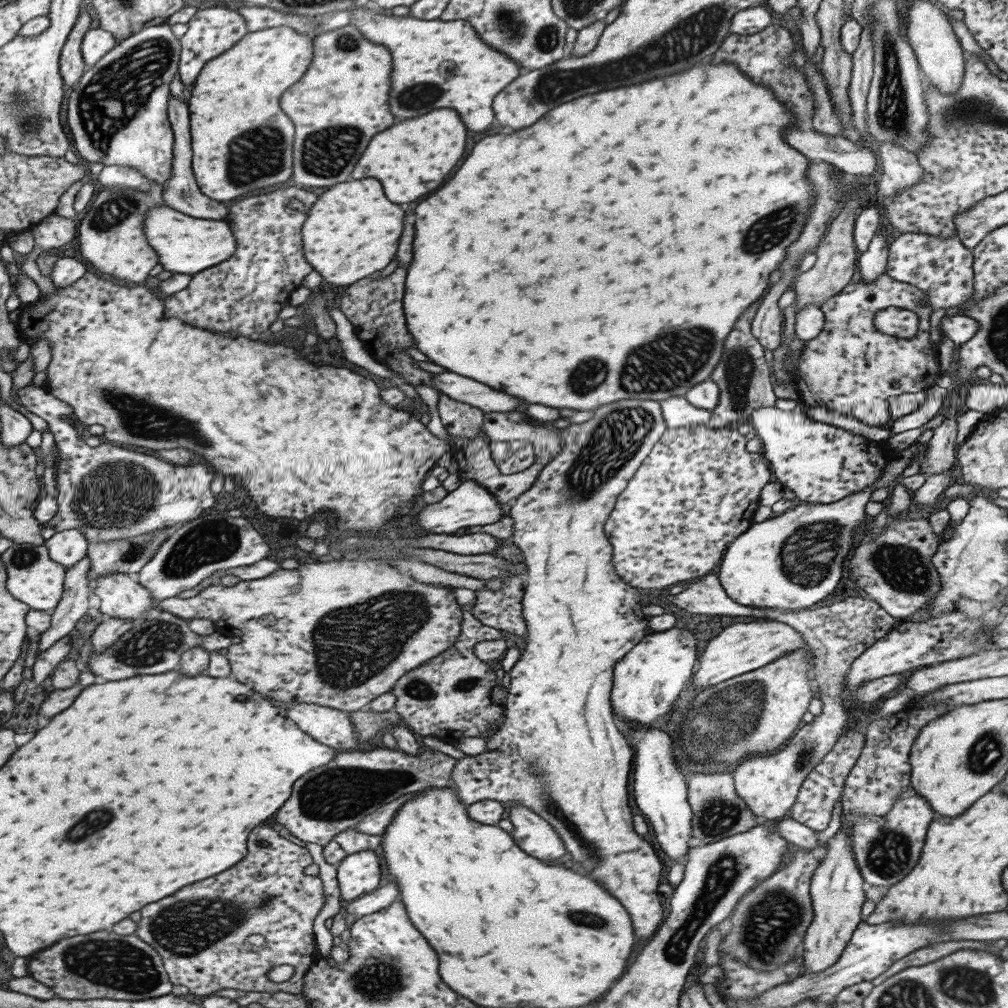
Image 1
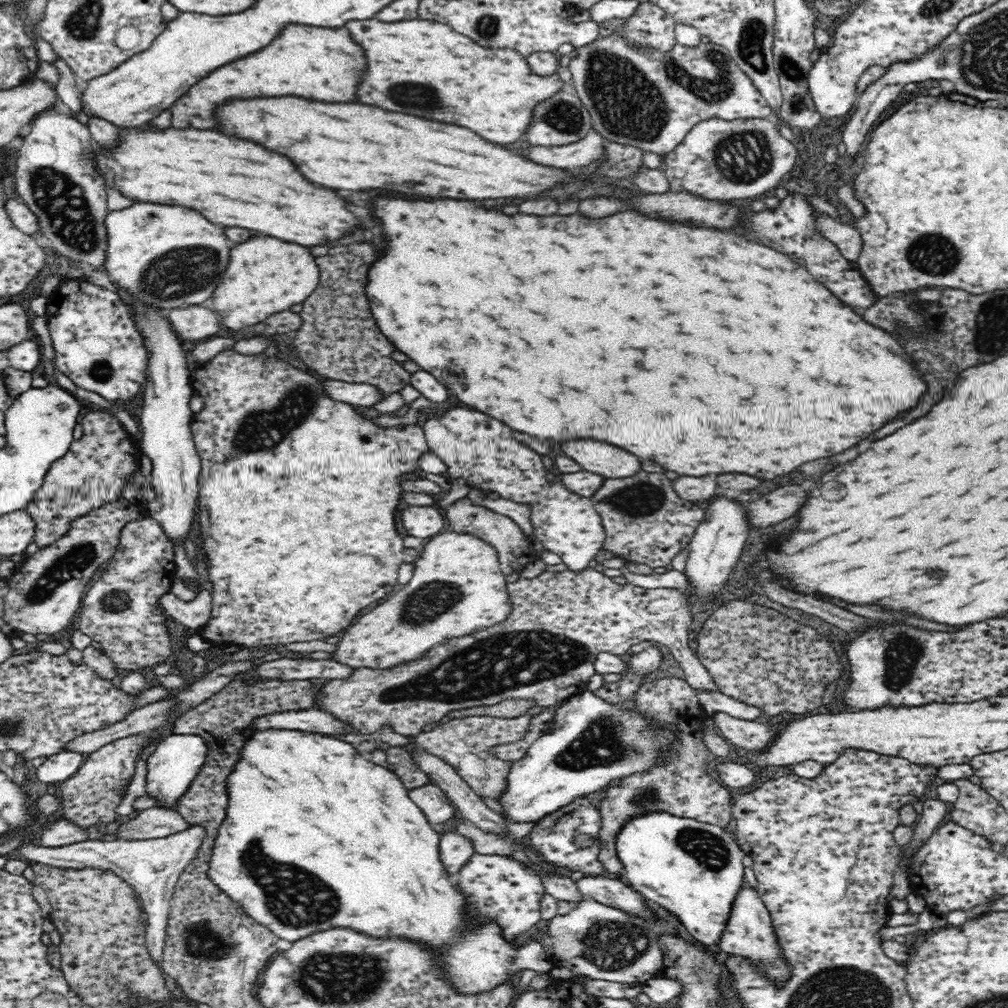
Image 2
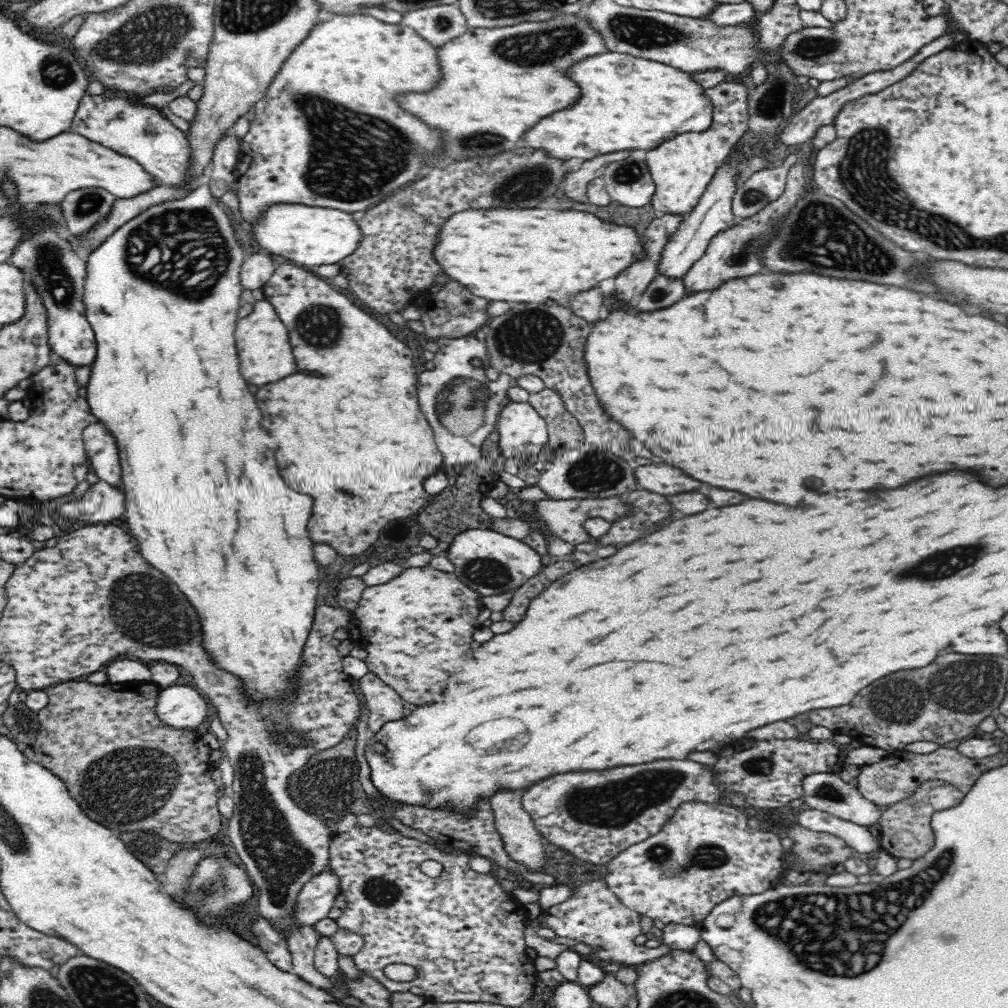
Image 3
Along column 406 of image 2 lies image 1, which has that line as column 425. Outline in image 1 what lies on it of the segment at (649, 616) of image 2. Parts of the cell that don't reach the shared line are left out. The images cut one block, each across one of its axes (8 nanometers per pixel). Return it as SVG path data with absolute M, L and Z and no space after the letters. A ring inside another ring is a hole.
M461 606L461 609L460 633L455 642L436 657L400 676L390 690L395 697L392 710L400 716L402 724L423 737L434 736L450 744L455 737L479 738L481 735L481 738L488 738L493 729L497 730L505 710L505 691L494 675L496 664L480 661L474 655L474 643L498 638L499 631L478 621L469 607Z

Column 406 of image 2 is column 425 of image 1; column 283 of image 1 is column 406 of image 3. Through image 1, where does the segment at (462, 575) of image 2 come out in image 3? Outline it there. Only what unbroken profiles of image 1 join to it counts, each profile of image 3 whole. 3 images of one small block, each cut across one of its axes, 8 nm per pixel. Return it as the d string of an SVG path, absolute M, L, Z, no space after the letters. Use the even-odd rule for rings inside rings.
M430 566L410 568L382 586L368 586L363 590L351 613L351 625L347 628L349 638L355 646L366 651L369 672L391 686L408 704L430 706L434 698L446 690L448 678L460 674L464 662L474 658L472 634L484 608L482 598L478 591L462 584L454 572L434 570Z

